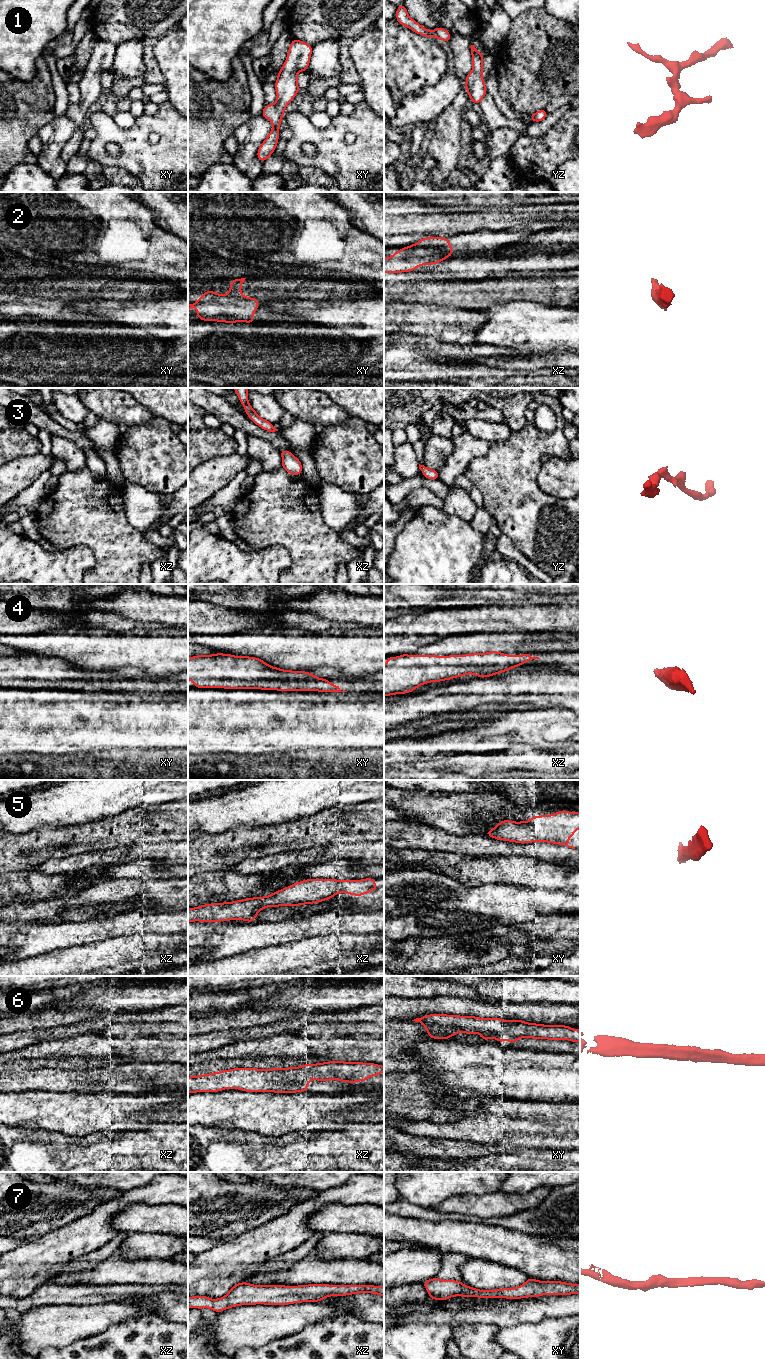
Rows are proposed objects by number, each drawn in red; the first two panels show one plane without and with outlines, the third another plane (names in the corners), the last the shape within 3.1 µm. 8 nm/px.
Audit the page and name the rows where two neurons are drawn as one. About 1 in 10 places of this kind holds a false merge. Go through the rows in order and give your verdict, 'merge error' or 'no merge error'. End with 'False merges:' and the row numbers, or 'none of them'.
1: no merge error
2: no merge error
3: no merge error
4: no merge error
5: no merge error
6: no merge error
7: no merge error
False merges: none of them

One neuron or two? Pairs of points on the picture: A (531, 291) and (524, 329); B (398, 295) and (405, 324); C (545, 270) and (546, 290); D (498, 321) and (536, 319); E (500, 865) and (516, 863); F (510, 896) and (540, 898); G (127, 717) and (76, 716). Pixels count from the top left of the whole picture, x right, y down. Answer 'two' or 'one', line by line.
A: two
B: two
C: two
D: one
E: one
F: one
G: one

